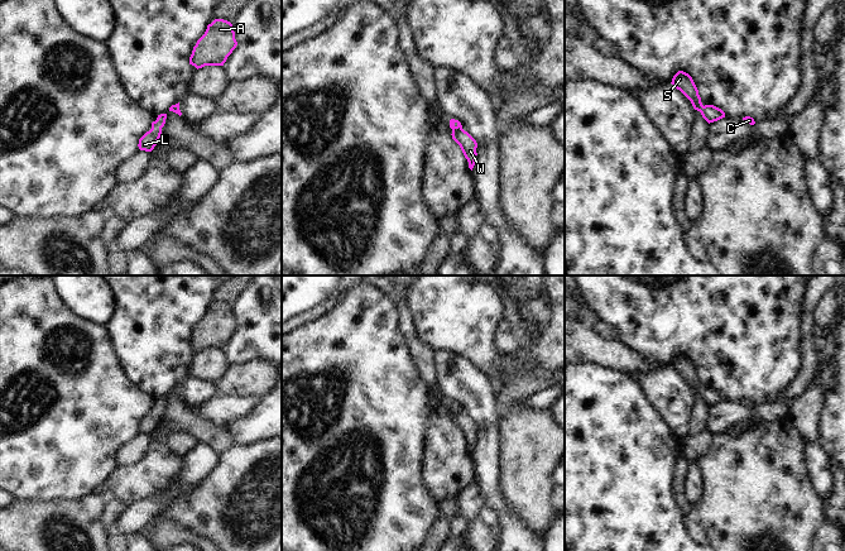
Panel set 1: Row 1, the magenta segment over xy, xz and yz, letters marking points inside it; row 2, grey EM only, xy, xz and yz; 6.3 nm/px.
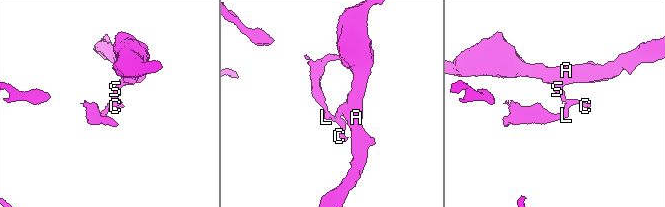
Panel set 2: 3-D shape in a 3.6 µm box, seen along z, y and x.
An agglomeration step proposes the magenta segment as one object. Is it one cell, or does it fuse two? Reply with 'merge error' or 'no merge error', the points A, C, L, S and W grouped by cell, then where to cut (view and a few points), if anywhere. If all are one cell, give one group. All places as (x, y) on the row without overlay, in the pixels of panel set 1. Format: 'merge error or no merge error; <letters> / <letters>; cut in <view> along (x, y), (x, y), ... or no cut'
merge error; A S / C L W; cut in xz along (461, 411), (452, 415)

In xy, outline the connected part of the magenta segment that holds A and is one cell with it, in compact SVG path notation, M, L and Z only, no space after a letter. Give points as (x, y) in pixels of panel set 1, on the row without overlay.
M215 302L193 330L189 348L197 353L205 349L224 349L236 329L232 307L224 302Z

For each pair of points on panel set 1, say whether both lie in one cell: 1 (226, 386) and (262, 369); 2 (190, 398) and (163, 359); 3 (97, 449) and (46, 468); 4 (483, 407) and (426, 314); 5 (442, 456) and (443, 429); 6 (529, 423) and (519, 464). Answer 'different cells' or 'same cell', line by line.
1: same cell
2: different cells
3: same cell
4: different cells
5: same cell
6: same cell

